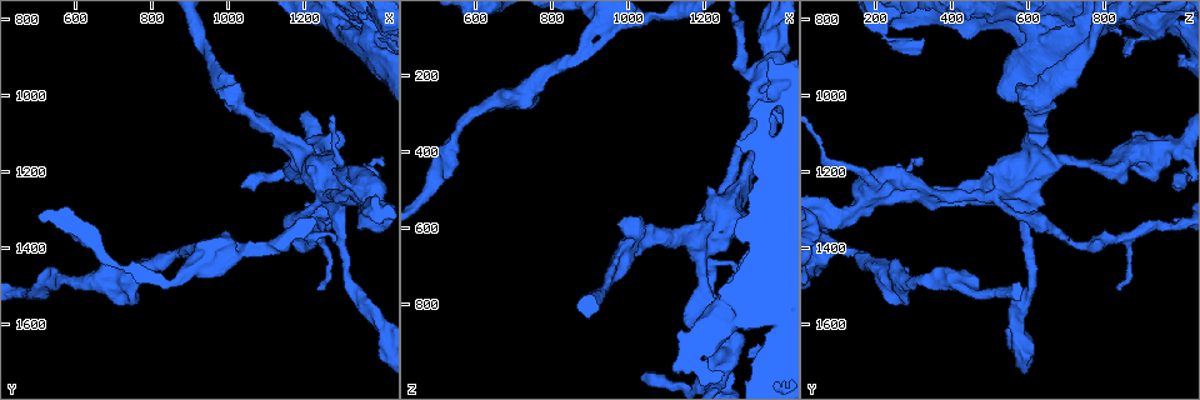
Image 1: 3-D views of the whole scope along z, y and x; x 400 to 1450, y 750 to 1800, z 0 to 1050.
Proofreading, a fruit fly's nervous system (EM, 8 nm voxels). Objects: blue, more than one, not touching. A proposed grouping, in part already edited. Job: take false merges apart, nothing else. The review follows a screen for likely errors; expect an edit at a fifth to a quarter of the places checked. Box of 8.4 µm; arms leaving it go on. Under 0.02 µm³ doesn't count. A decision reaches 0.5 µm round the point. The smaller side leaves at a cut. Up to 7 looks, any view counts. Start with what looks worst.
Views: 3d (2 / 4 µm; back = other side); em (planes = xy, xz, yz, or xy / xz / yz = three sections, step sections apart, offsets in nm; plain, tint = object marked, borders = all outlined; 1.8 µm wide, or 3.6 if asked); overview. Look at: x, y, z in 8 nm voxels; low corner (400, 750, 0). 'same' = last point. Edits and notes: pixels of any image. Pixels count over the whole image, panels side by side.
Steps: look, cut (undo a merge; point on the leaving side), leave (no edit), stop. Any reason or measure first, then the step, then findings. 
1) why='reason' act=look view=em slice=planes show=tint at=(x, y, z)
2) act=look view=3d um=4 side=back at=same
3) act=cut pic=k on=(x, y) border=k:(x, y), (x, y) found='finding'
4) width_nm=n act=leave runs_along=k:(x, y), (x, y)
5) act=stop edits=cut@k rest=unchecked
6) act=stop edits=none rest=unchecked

why='narrows sharply' act=look view=3d um=4 side=back at=(1250, 1255, 520)

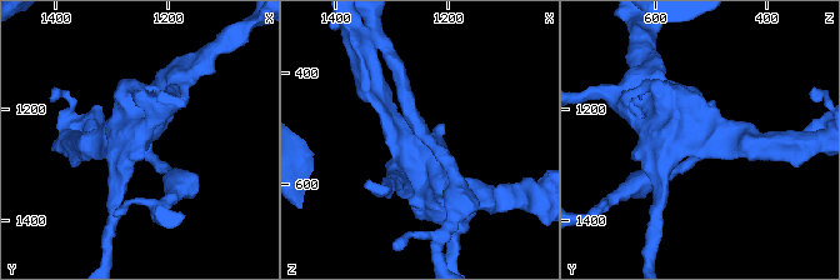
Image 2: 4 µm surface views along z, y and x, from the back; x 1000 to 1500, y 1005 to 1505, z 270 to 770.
why='shape alone is not enough' act=look view=em um=3.6 slice=planes show=borders at=(1260, 1255, 525)

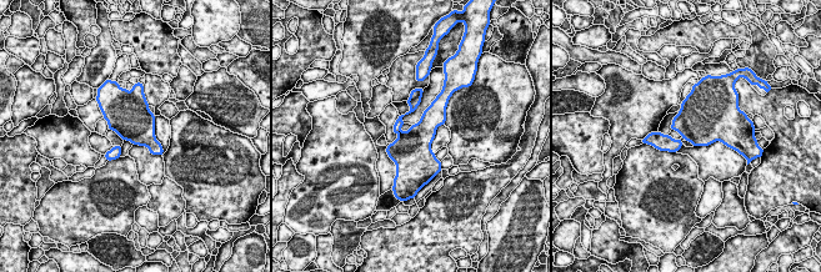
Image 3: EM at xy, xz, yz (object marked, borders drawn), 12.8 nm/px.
width_nm=460 act=leave found='all the same cell'

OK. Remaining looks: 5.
why='two arms in line, one across' act=look view=3d um=2 at=(1220, 1155, 930)

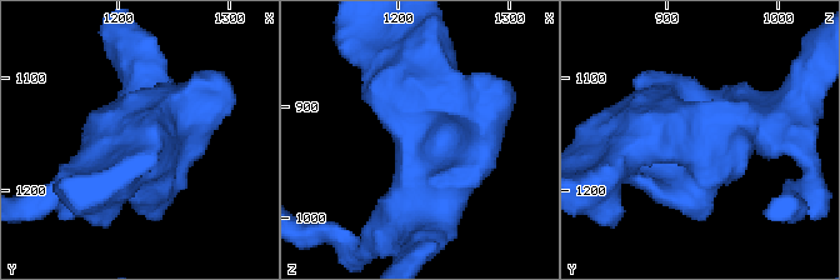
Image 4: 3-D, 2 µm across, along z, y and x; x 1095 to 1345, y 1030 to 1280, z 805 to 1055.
act=look view=em um=3.6 slice=planes show=plain at=(1226, 1154, 934)

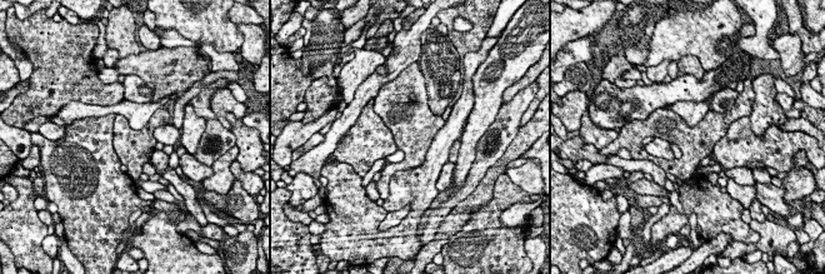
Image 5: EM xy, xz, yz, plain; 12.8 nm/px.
why='with the object marked' act=look view=em um=3.6 slice=planes show=tint at=same

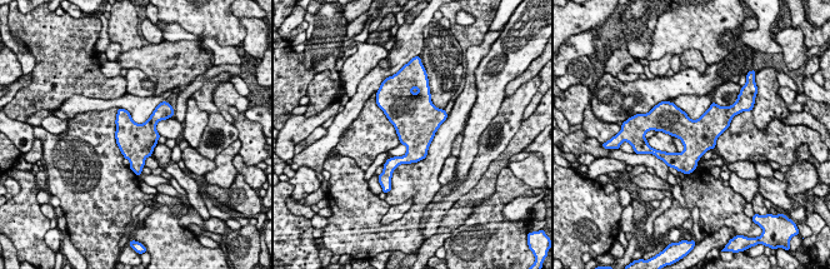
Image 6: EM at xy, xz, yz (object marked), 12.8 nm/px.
act=leave found='one cell here'

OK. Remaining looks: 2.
why='thick turns thin' act=look view=em slice=planes show=tint at=(1395, 920, 655)

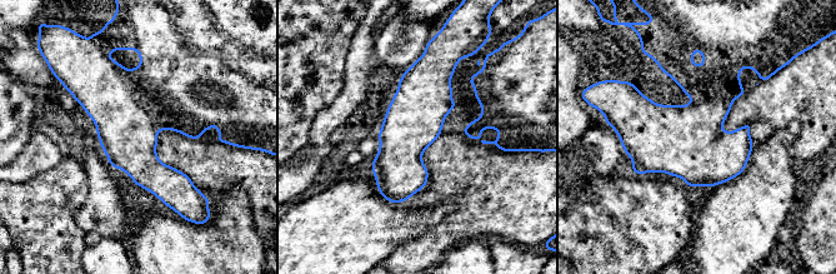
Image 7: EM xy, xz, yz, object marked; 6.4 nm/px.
act=cut pic=7 on=(128, 135) part_leaving=7:(111, 68), (111, 108), (171, 204) found='a second cell is stuck on'

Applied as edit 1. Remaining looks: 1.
act=stop edits=cut@7 rest=unchecked

